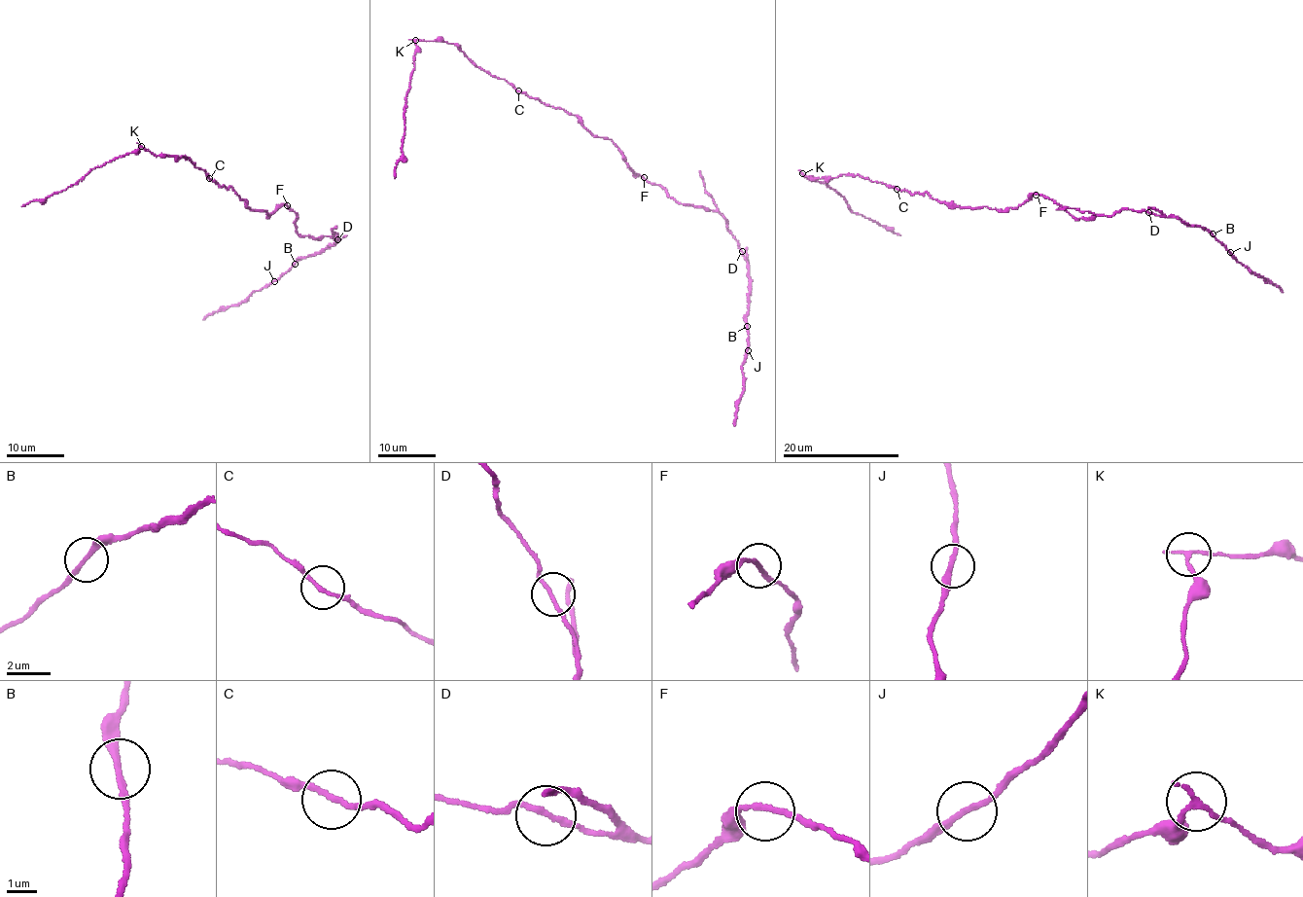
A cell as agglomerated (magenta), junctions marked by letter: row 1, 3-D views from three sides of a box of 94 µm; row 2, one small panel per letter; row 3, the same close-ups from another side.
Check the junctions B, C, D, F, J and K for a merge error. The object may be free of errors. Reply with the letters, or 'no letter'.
K

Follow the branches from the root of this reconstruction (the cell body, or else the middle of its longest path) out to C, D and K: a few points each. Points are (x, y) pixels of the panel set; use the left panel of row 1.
C: (266, 212), (250, 210), (231, 187), (218, 186), (209, 178)
D: (266, 212), (267, 217), (282, 205), (288, 205), (295, 211), (298, 233), (334, 239), (335, 234), (337, 239)
K: (266, 212), (250, 210), (231, 187), (215, 184), (203, 169), (194, 167), (188, 159), (154, 156), (141, 146)

